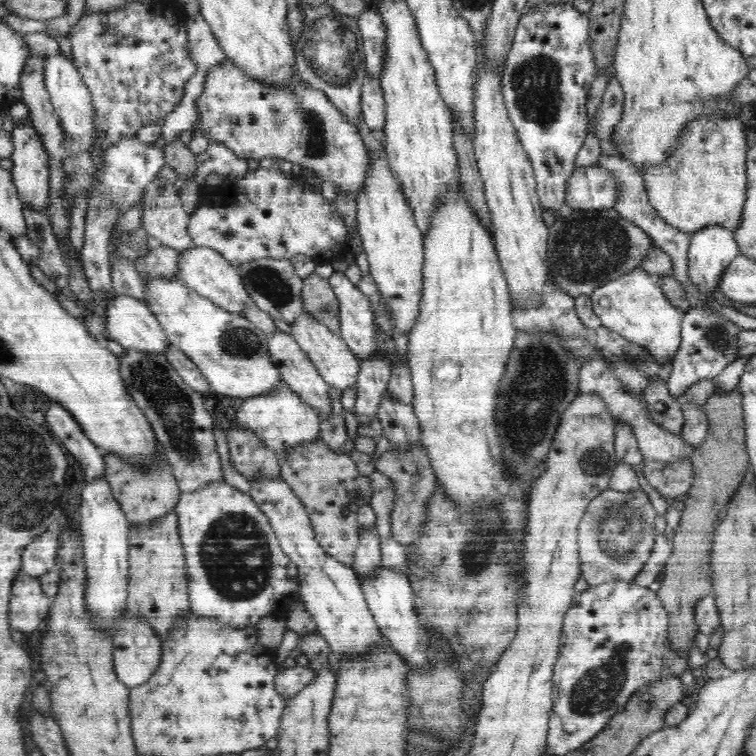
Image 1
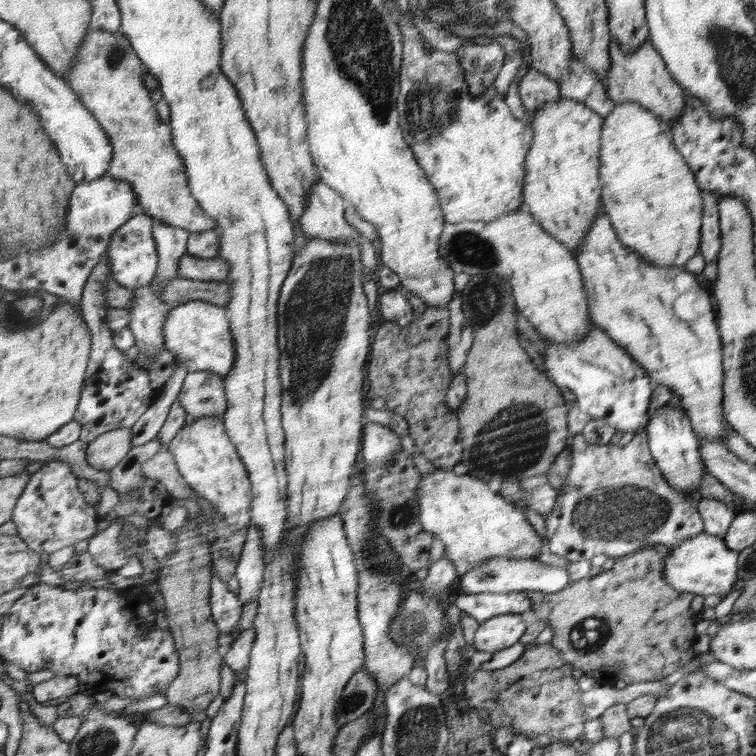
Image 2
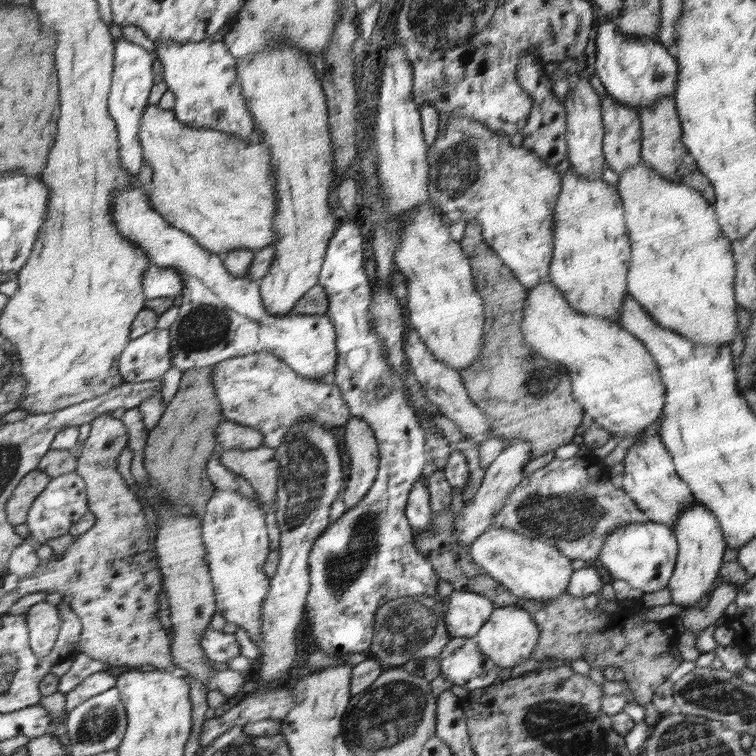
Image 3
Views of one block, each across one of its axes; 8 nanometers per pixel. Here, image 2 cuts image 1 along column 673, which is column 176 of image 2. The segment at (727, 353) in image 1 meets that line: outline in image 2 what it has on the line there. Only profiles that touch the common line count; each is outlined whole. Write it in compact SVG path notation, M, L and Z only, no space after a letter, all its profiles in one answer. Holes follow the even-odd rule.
M175 358L175 372L165 385L164 393L154 399L144 415L132 426L132 447L145 445L152 439L156 439L158 432L166 421L172 403L182 391L183 381L188 372Z

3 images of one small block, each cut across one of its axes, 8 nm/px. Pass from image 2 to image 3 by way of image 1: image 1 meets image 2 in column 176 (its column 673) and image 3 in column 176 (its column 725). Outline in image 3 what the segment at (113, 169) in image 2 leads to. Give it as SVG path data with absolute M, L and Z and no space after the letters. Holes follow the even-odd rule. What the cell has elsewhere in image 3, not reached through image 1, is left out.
M149 103L140 119L138 136L146 164L152 170L152 183L148 189L150 203L168 224L182 229L192 235L200 246L220 255L241 248L257 251L275 244L278 201L272 156L267 147L259 141L240 140L228 132L188 128L172 109L162 109L157 104Z

